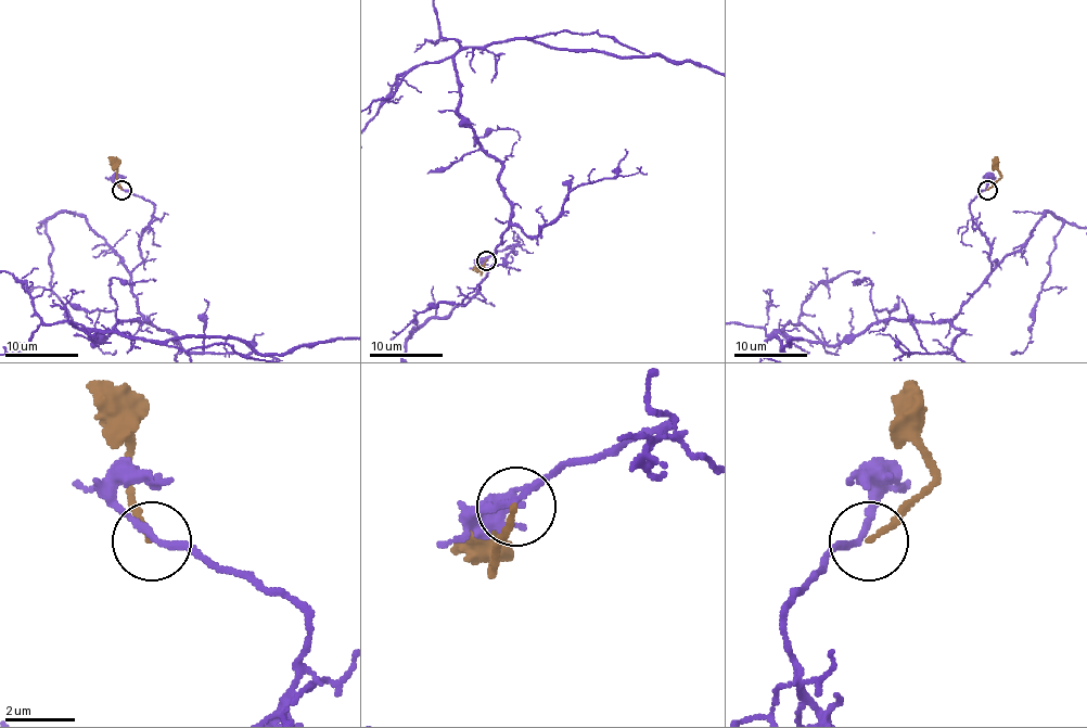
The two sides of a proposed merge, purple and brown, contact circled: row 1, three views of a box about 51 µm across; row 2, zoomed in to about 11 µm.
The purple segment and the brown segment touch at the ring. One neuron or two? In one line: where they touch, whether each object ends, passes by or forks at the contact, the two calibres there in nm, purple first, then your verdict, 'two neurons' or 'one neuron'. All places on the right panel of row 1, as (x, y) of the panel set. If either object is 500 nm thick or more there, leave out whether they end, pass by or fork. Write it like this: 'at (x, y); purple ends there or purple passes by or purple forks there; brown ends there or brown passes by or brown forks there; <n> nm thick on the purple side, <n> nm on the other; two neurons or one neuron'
at (987, 190); purple passes by; brown ends there; 180 nm thick on the purple side, 160 nm on the other; two neurons

